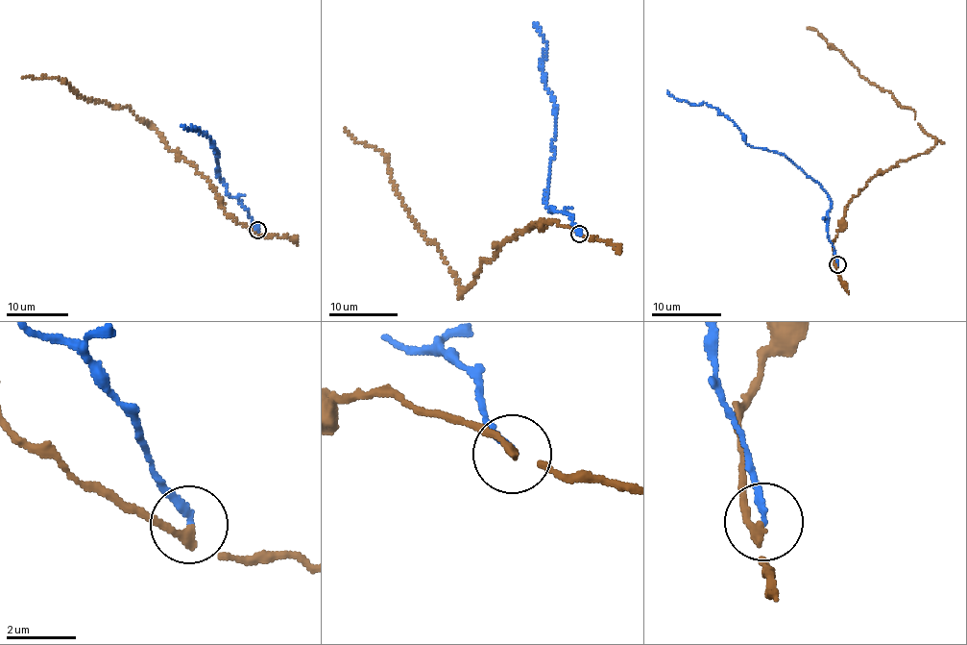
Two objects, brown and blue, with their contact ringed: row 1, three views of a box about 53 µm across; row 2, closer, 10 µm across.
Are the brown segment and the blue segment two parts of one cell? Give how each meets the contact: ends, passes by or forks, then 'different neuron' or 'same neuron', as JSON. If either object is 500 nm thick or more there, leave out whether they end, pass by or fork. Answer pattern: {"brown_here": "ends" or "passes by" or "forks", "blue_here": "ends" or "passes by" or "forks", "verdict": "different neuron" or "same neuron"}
{"brown_here": "passes by", "blue_here": "ends", "verdict": "different neuron"}

